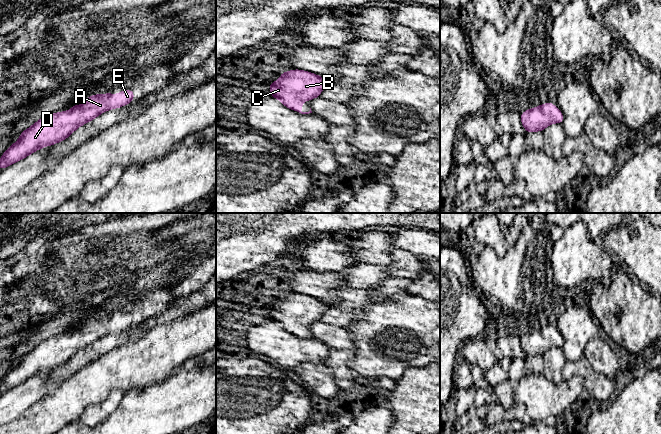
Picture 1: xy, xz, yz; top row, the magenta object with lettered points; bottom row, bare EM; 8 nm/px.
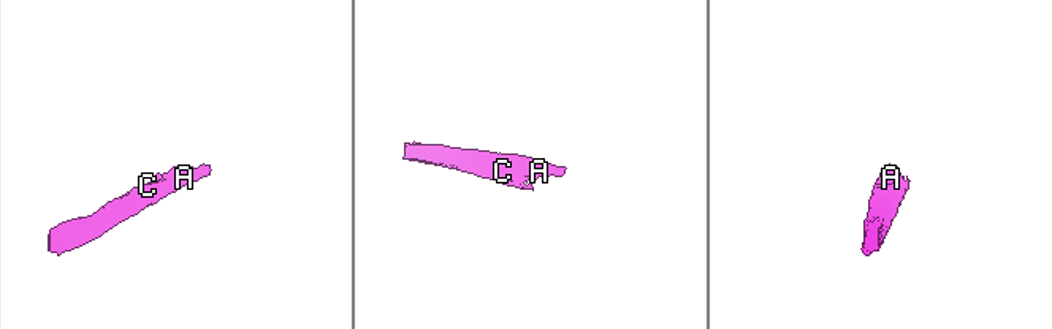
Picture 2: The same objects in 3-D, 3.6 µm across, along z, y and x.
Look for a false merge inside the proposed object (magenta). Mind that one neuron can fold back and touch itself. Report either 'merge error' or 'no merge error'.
no merge error

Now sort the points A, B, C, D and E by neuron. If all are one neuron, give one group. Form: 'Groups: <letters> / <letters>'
Groups: A B C D E

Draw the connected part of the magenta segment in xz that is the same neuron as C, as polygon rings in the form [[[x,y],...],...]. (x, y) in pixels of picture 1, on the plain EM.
[[[295,293],[281,297],[278,305],[274,305],[273,307],[269,308],[270,315],[268,317],[276,323],[278,322],[279,325],[287,332],[301,338],[309,338],[312,337],[311,332],[309,336],[301,335],[302,326],[304,324],[309,325],[313,322],[320,321],[321,314],[329,308],[329,304],[326,304],[314,297]]]

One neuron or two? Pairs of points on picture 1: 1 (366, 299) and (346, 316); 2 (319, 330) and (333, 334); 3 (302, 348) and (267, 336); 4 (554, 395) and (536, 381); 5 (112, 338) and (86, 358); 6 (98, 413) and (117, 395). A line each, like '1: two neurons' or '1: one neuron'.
1: one neuron
2: one neuron
3: one neuron
4: one neuron
5: one neuron
6: one neuron

